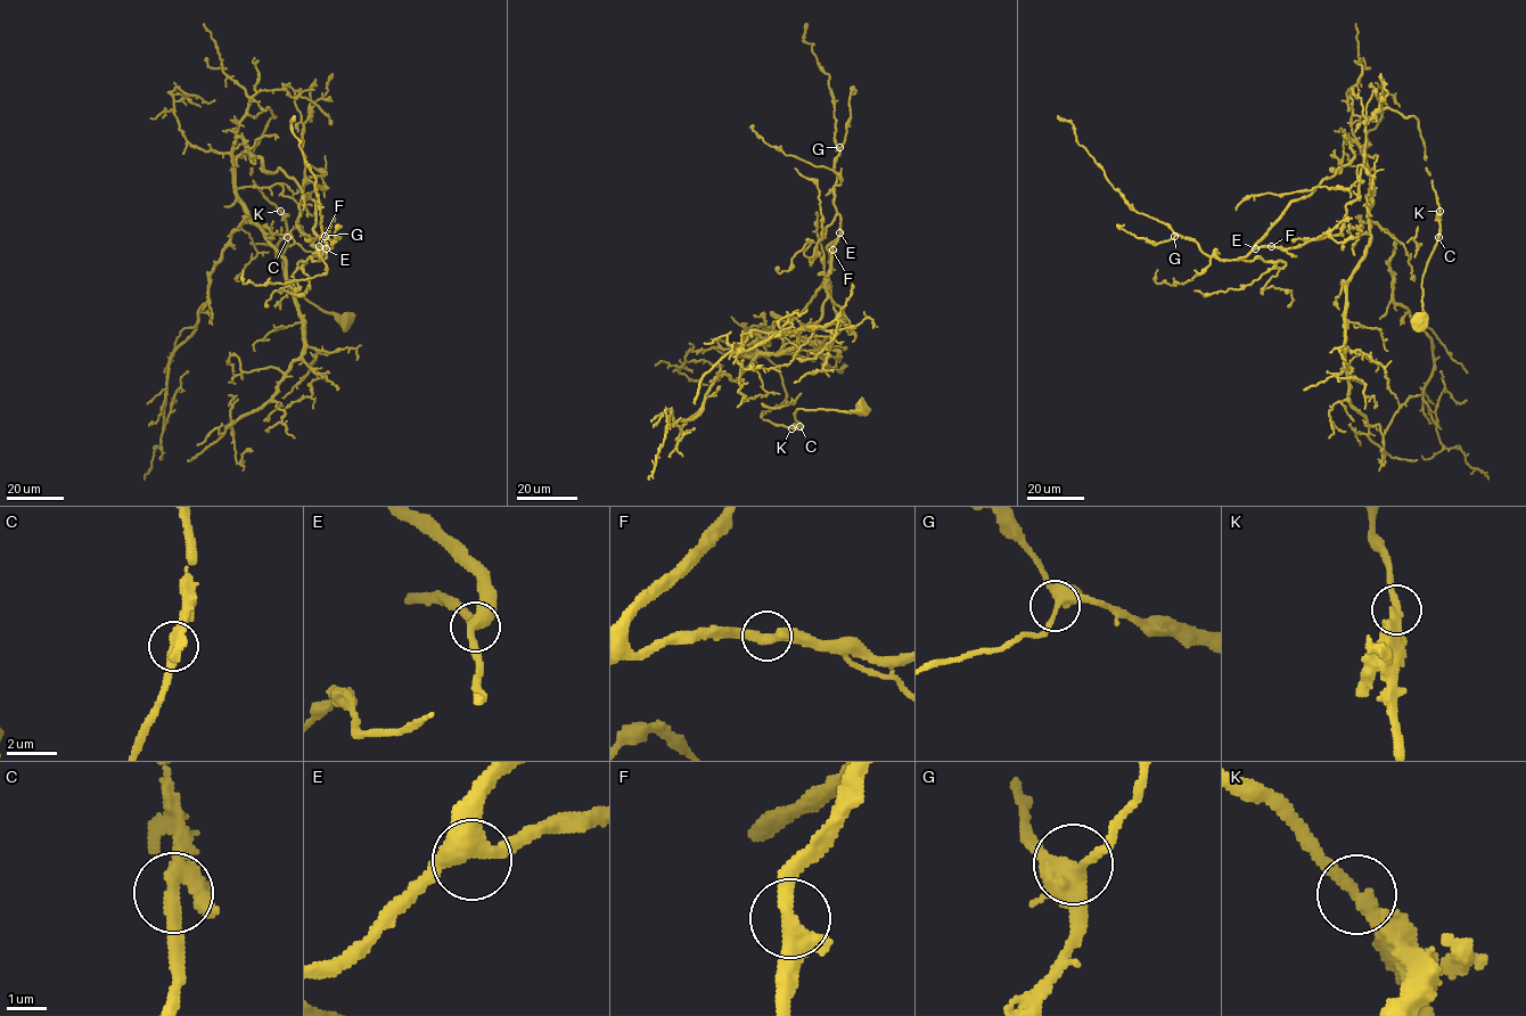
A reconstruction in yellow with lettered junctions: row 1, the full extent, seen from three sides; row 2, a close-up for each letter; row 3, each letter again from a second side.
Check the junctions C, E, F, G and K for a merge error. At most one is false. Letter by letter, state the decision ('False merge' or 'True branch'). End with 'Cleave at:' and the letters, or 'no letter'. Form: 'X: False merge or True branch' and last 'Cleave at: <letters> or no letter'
C: True branch
E: True branch
F: True branch
G: True branch
K: True branch
Cleave at: no letter

